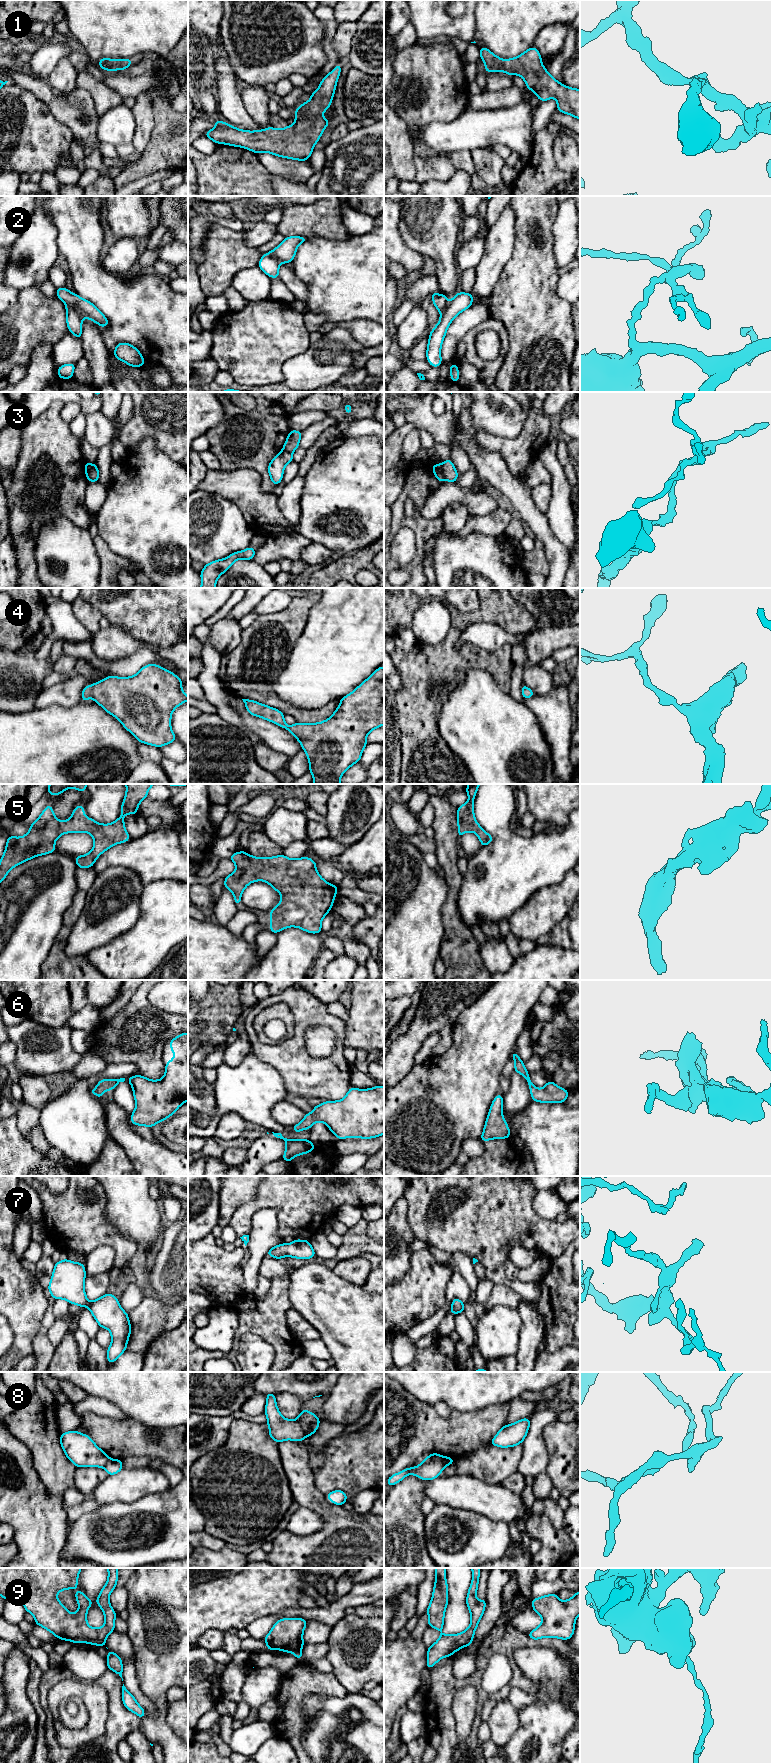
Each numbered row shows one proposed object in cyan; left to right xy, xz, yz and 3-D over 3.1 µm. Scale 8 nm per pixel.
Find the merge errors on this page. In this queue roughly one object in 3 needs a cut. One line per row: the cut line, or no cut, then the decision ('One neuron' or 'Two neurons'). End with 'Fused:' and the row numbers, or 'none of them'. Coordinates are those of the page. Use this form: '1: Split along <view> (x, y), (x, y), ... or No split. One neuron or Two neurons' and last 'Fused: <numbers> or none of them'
1: No split. One neuron
2: Split along xy (66, 306), (75, 308), (83, 316). Two neurons
3: Split along yz (440, 464), (445, 479). Two neurons
4: No split. One neuron
5: No split. One neuron
6: No split. One neuron
7: No split. One neuron
8: Split along yz (427, 1457), (438, 1460), (445, 1466). Two neurons
9: Split along xy (104, 1642), (94, 1643). Two neurons
Fused: 2, 3, 8, 9

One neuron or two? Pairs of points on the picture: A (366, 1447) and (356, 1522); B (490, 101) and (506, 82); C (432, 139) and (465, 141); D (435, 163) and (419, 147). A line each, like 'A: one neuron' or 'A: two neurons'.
A: two neurons
B: two neurons
C: one neuron
D: two neurons

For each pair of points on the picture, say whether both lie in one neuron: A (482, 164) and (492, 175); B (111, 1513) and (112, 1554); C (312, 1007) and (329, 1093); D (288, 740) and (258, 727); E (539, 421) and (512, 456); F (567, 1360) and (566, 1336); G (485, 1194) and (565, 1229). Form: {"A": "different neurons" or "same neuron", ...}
{"A": "same neuron", "B": "same neuron", "C": "same neuron", "D": "same neuron", "E": "same neuron", "F": "different neurons", "G": "same neuron"}

